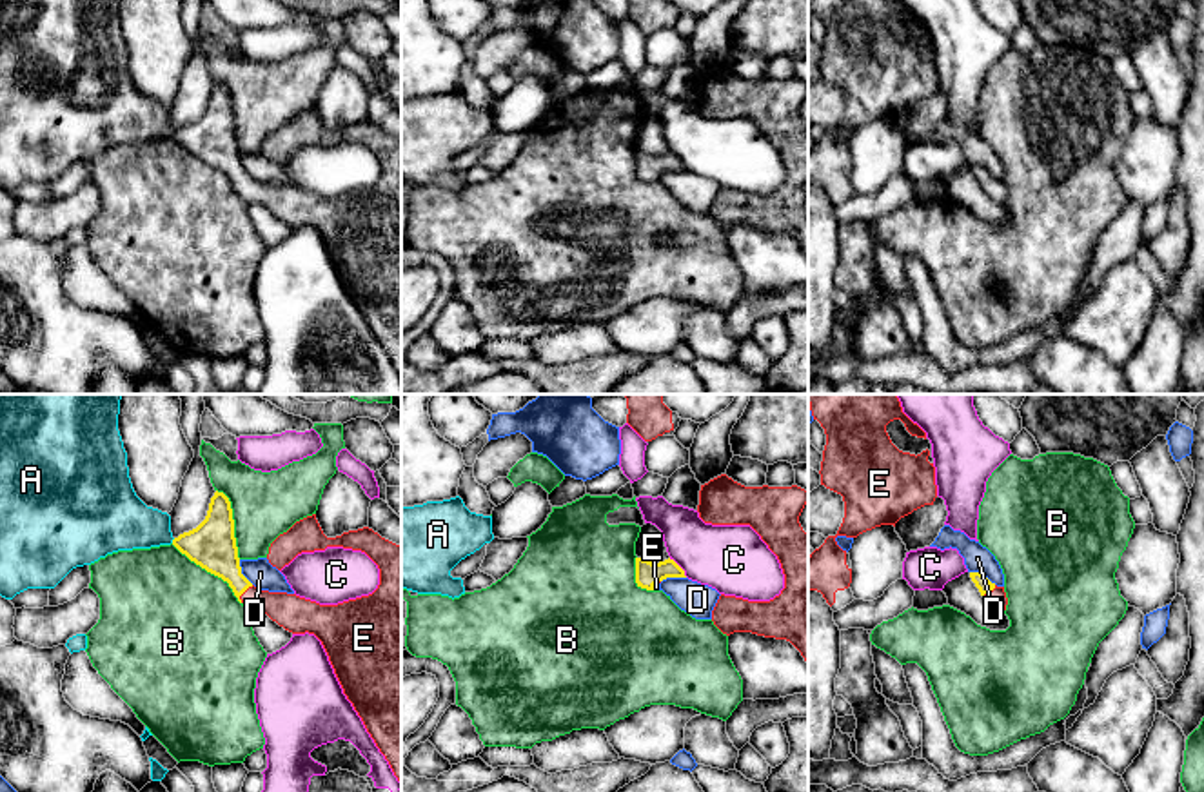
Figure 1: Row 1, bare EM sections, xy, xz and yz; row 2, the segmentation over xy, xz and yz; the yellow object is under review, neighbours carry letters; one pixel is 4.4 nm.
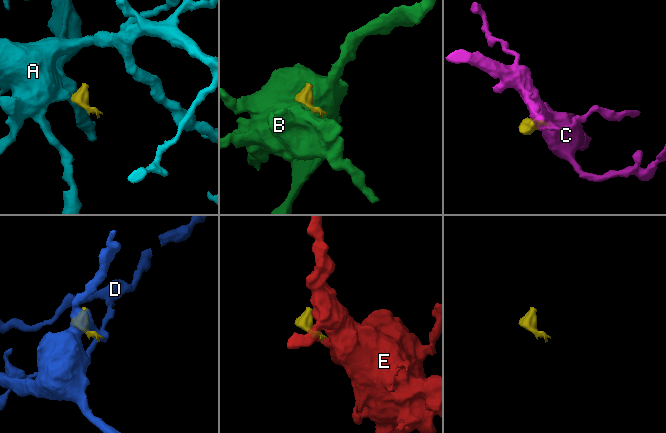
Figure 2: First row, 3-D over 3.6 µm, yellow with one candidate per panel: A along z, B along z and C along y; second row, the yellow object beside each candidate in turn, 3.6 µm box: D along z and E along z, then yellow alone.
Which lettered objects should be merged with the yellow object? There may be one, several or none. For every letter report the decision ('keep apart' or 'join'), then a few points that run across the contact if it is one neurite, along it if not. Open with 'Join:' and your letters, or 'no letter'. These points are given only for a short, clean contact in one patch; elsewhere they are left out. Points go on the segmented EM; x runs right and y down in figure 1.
Join: E
A: keep apart | xy (175, 538), (171, 542)
B: keep apart
C: keep apart | xz (669, 558), (687, 576)
D: keep apart
E: join | xy (211, 545), (244, 591), (253, 598), (289, 611)

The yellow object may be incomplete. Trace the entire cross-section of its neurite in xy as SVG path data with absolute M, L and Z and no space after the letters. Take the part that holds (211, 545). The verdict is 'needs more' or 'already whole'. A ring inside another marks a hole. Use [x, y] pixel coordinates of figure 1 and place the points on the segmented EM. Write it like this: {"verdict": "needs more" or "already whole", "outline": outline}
{"verdict": "needs more", "outline": "M214 492L205 520L196 529L174 538L173 545L191 561L227 581L247 610L262 610L285 630L309 632L321 641L343 694L401 783L401 547L369 527L327 538L316 514L296 521L269 547L267 559L278 570L301 552L325 550L327 547L361 550L380 569L380 585L372 594L338 605L320 605L296 594L262 590L242 574L232 509L223 492Z"}

